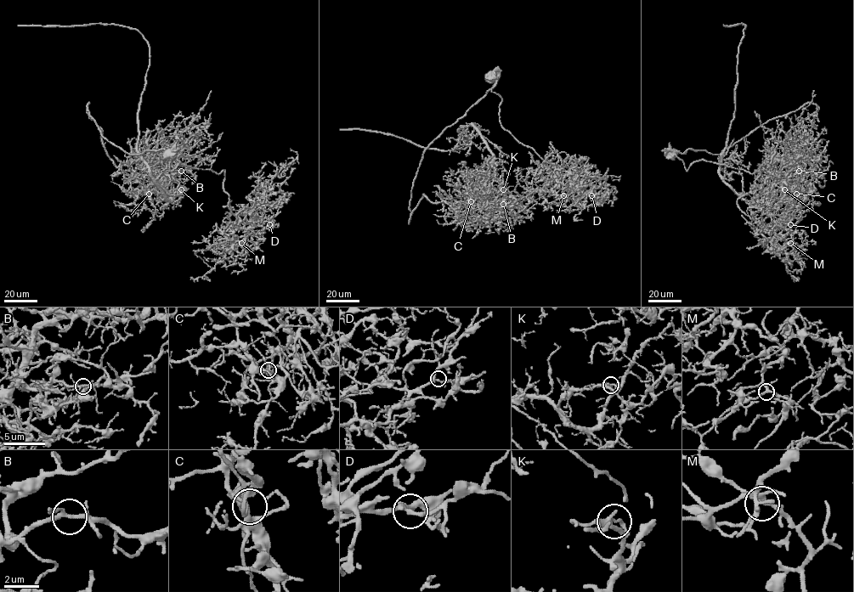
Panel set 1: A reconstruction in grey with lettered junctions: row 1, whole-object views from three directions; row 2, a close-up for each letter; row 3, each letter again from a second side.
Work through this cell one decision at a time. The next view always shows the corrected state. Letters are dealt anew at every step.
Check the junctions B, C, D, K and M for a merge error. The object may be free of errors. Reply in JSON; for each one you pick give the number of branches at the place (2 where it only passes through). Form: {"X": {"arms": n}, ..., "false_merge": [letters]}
{"K": {"arms": 4}, "false_merge": ["K"]}

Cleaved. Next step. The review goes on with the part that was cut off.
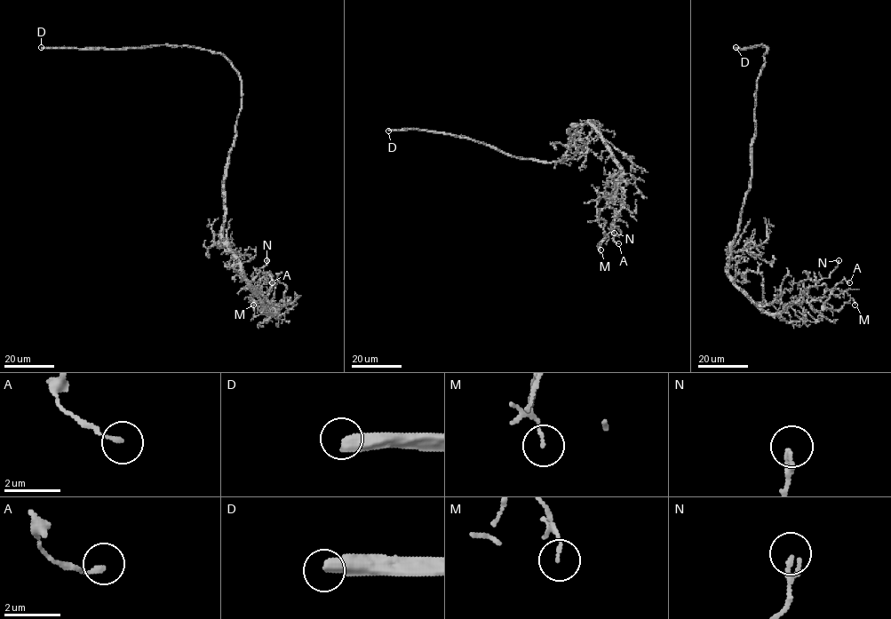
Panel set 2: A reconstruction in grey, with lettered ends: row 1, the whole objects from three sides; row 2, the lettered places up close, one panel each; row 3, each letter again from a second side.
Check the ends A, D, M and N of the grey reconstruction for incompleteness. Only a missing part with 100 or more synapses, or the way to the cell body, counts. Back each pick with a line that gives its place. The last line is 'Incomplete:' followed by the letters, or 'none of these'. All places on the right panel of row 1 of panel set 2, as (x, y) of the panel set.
D: (735, 47)
Incomplete: D

